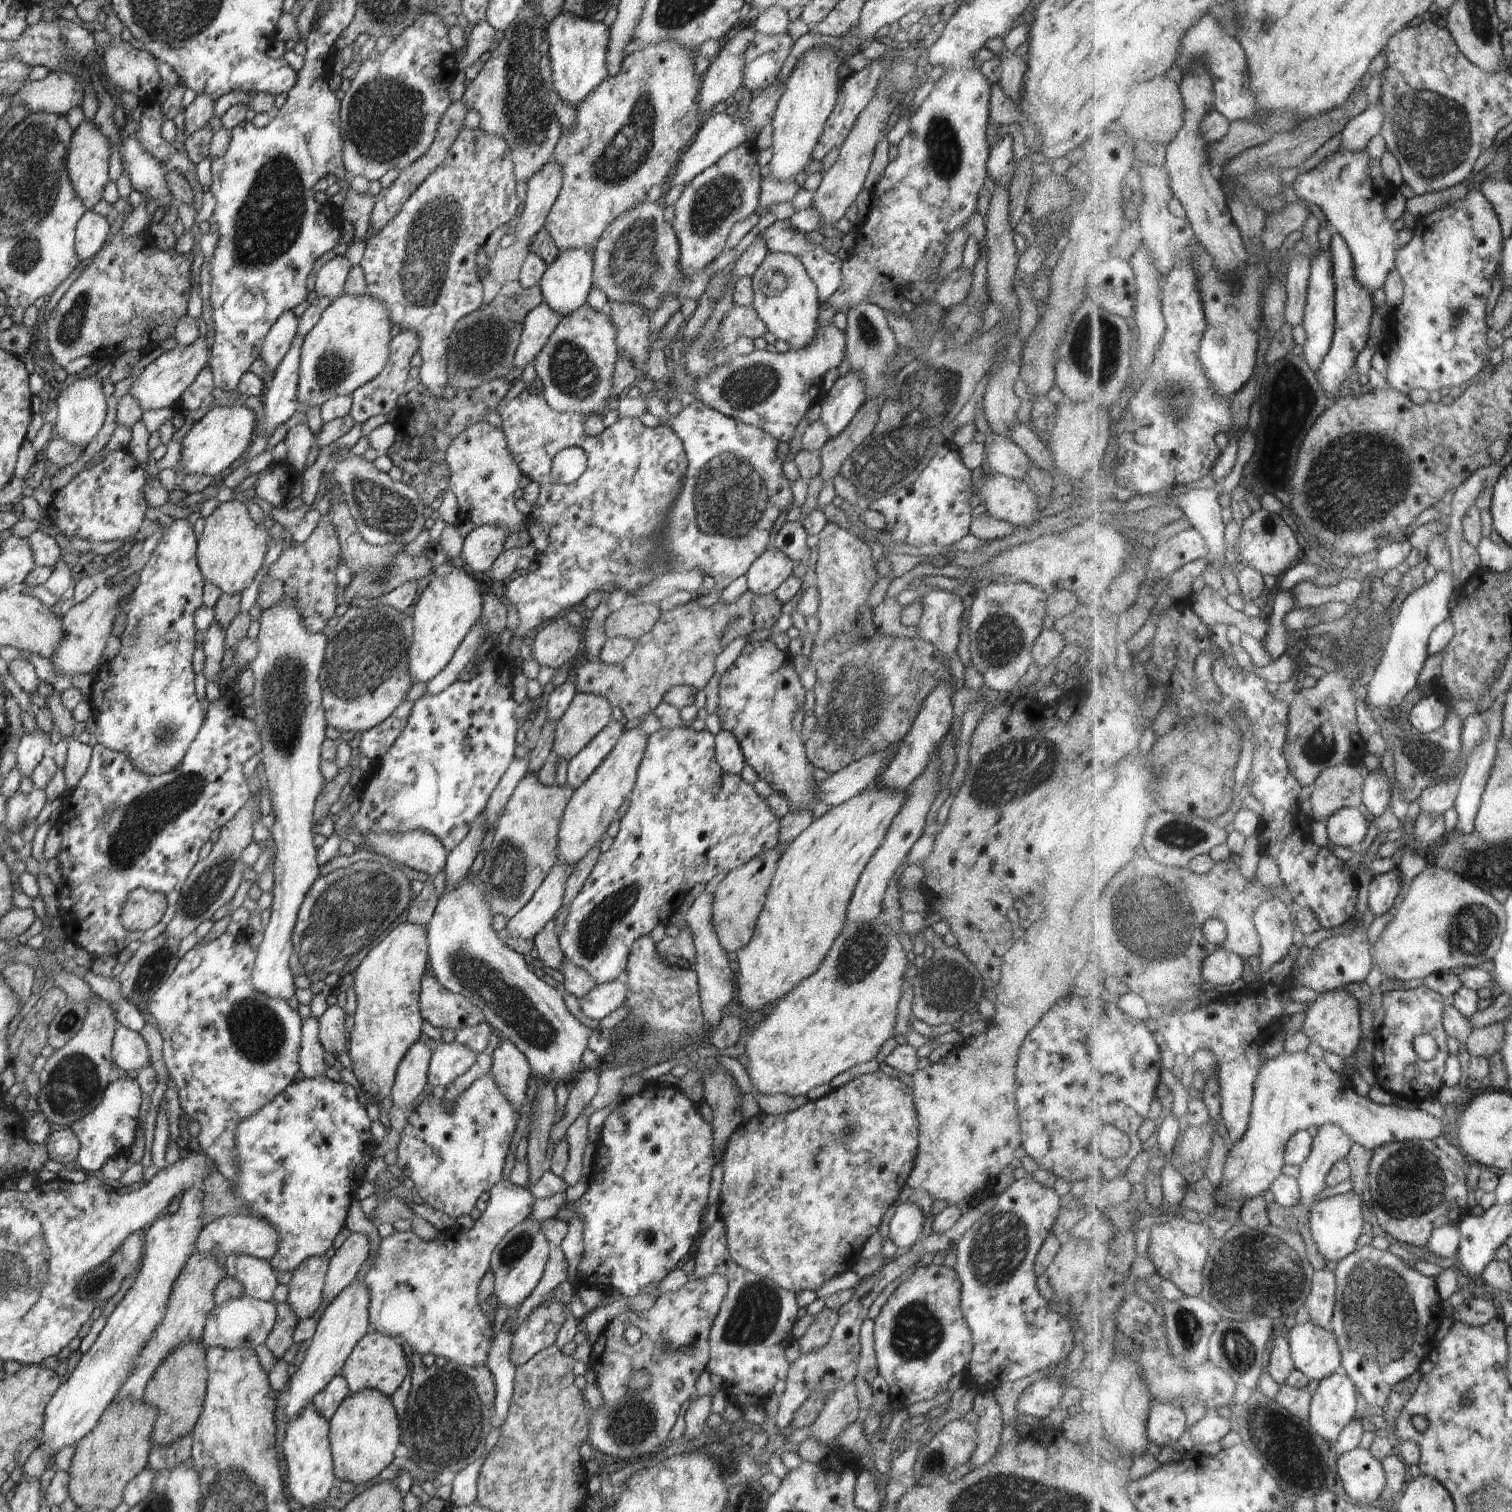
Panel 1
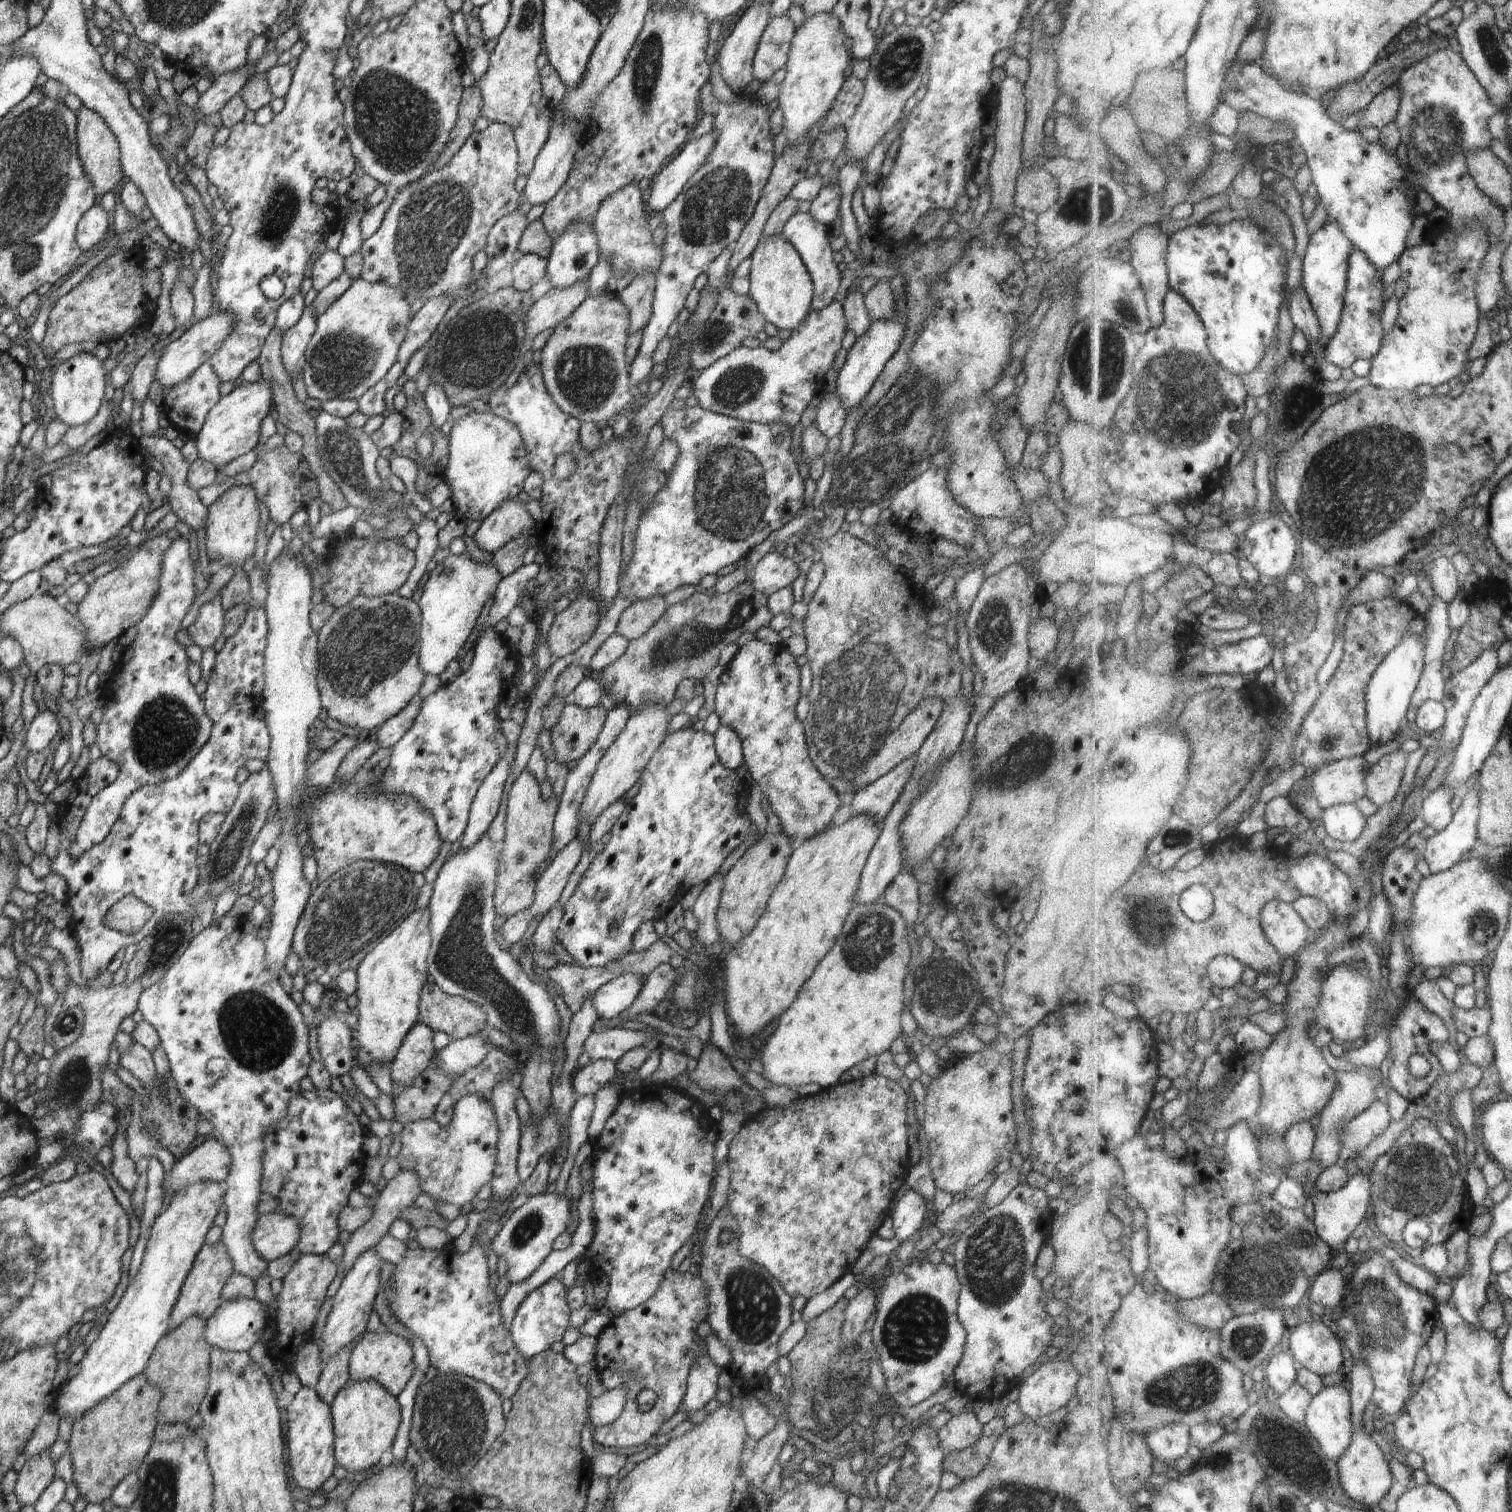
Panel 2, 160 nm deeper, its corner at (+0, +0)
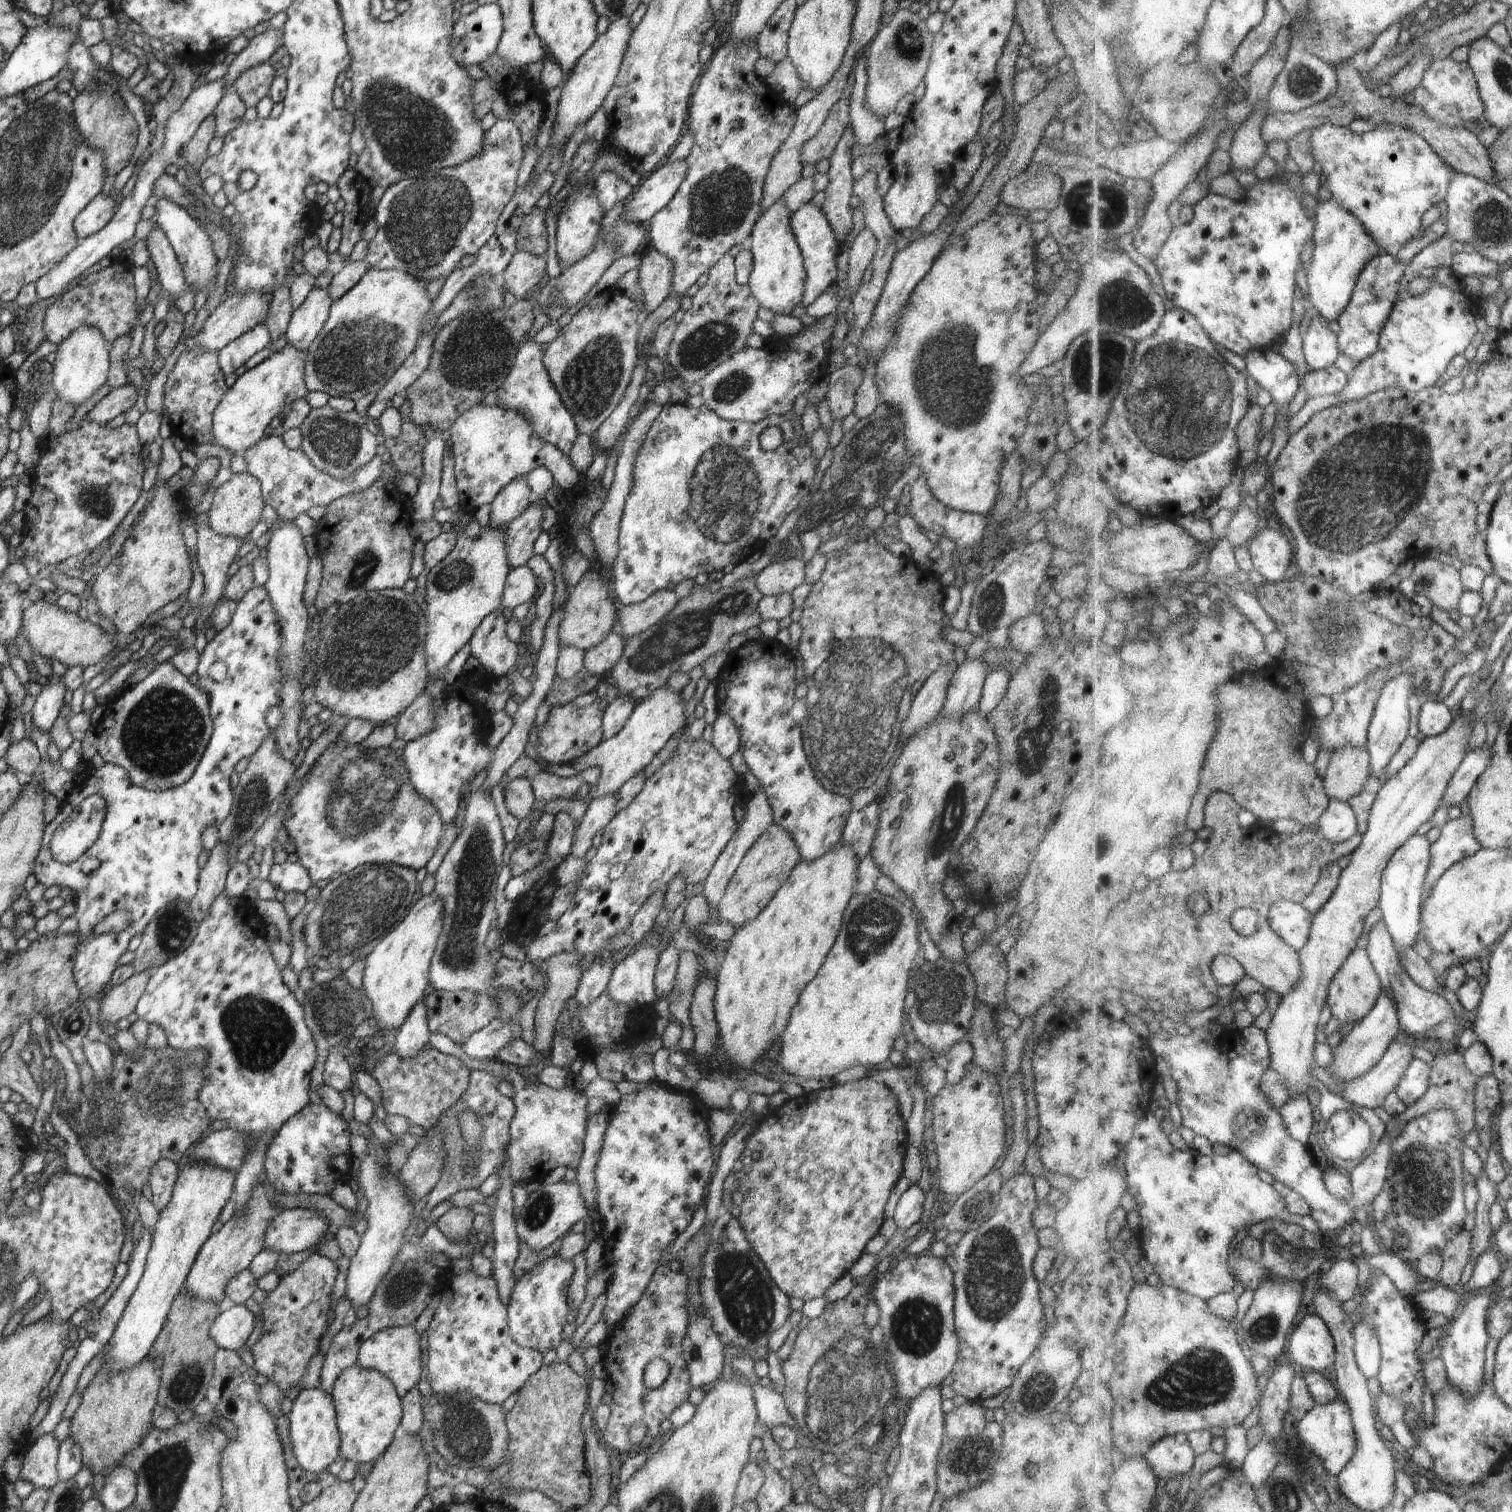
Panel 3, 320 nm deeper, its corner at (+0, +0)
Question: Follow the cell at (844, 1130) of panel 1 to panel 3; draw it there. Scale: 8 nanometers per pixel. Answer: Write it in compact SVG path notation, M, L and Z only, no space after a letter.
M868 1078L850 1081L844 1085L835 1085L829 1089L817 1088L814 1092L790 1098L781 1107L773 1109L760 1120L740 1158L743 1168L739 1178L747 1184L750 1192L745 1195L744 1202L737 1207L736 1212L746 1240L752 1245L756 1256L766 1266L770 1278L779 1290L782 1290L790 1299L800 1298L806 1302L824 1297L832 1284L844 1274L848 1274L854 1262L865 1252L866 1244L879 1233L885 1221L884 1205L891 1193L891 1188L896 1184L896 1179L903 1174L903 1160L907 1145L905 1121L899 1114L896 1097L884 1083L871 1081Z

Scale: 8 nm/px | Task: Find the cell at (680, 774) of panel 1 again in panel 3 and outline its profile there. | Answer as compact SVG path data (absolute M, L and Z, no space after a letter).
M686 736L679 740L678 750L660 770L646 779L636 798L604 827L602 842L596 855L587 862L578 881L571 906L556 921L556 926L543 938L535 938L524 947L527 960L538 958L543 963L554 954L573 952L582 957L595 956L607 946L616 933L628 930L632 917L656 891L668 886L680 874L686 884L703 883L716 859L738 828L734 819L734 802L740 794L740 778L729 760L722 758L712 743L703 738L693 741Z

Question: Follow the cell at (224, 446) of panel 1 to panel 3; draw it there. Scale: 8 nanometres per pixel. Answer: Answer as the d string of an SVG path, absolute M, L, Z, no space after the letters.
M287 344L280 352L238 377L212 414L212 436L215 444L224 447L232 456L256 446L274 418L282 418L284 408L296 400L306 398L309 391L304 380L305 352Z

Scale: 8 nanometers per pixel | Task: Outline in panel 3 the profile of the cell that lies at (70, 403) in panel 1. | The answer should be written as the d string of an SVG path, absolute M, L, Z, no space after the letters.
M80 326L58 346L58 351L51 356L52 388L57 398L68 404L70 408L74 406L74 410L77 410L106 384L110 367L106 345L107 342L96 328Z

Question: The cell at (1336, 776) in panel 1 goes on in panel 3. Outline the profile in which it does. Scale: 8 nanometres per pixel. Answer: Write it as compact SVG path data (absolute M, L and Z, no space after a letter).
M1346 746L1337 750L1323 778L1331 800L1349 802L1362 794L1366 782L1374 773L1372 763L1367 747Z

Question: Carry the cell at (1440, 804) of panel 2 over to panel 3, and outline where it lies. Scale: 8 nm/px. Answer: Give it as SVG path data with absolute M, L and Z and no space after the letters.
M1478 748L1466 757L1463 765L1456 772L1455 778L1452 778L1452 785L1448 788L1448 793L1444 796L1443 804L1451 808L1455 805L1463 804L1463 801L1470 797L1478 780L1486 772L1492 760L1492 748Z

